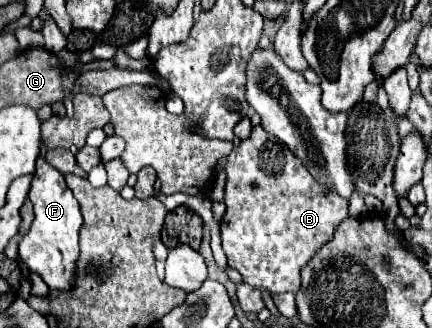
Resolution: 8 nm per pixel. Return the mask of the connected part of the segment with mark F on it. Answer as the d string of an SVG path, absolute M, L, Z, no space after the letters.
M42 156L36 162L38 170L32 176L28 200L34 204L34 222L20 240L18 254L30 268L42 276L52 290L68 290L74 284L74 262L78 258L78 230L82 226L80 204L64 182L64 174L54 170Z

